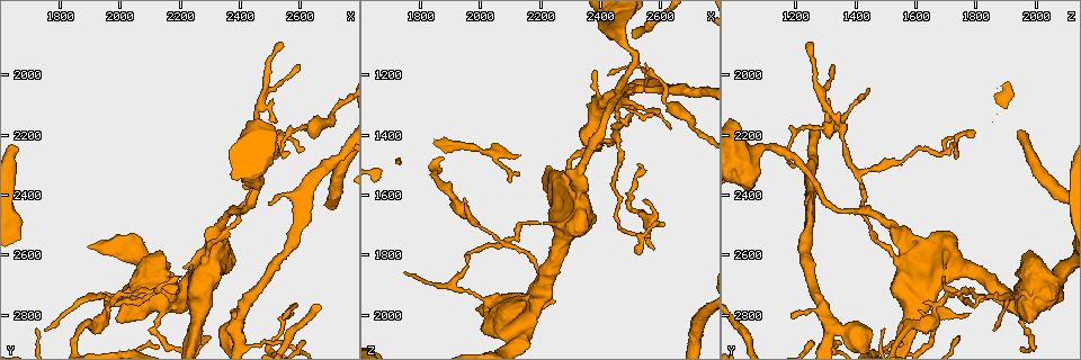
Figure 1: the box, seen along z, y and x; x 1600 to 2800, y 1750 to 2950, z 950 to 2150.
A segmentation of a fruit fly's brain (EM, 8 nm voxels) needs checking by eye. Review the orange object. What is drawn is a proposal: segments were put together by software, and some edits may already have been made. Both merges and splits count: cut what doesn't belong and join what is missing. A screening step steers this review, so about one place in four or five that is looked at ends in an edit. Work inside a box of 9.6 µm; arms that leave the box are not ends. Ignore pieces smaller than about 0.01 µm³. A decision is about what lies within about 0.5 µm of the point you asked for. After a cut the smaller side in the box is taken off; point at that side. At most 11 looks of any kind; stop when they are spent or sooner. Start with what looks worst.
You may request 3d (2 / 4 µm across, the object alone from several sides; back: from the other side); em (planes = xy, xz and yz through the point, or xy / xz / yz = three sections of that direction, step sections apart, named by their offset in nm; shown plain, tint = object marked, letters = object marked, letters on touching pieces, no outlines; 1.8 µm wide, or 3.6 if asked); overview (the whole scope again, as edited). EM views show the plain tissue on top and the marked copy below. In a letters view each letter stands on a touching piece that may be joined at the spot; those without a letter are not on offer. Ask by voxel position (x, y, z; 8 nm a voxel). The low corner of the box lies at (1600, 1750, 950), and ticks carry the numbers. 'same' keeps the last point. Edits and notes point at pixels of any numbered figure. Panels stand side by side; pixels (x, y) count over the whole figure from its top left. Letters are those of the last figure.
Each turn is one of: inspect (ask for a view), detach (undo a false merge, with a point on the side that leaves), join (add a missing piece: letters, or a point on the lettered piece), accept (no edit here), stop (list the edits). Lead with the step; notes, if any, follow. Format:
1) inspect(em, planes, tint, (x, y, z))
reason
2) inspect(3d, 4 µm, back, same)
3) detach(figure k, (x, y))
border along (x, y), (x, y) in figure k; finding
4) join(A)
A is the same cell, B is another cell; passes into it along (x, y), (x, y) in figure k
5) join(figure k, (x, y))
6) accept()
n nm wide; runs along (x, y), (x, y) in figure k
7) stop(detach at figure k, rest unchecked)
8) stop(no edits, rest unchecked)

inspect(em, yz, step 4, tint, (2510, 2250, 1180))
abrupt turn

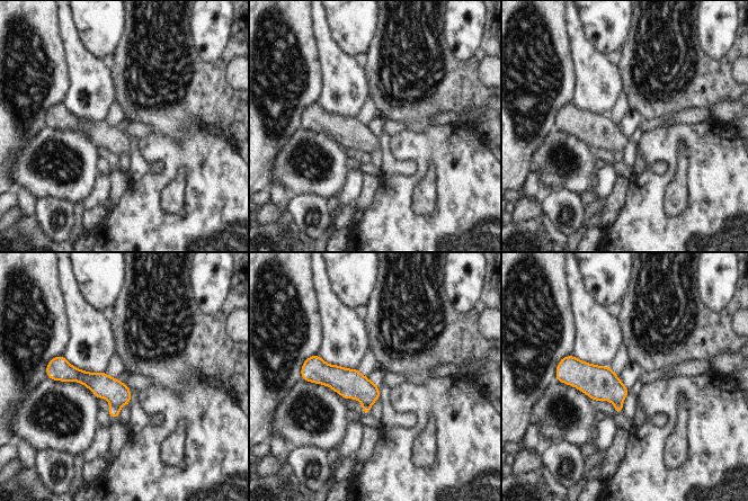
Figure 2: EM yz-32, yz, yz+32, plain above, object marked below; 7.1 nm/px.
inspect(em, yz, step 4, letters, same)
see the neighbours

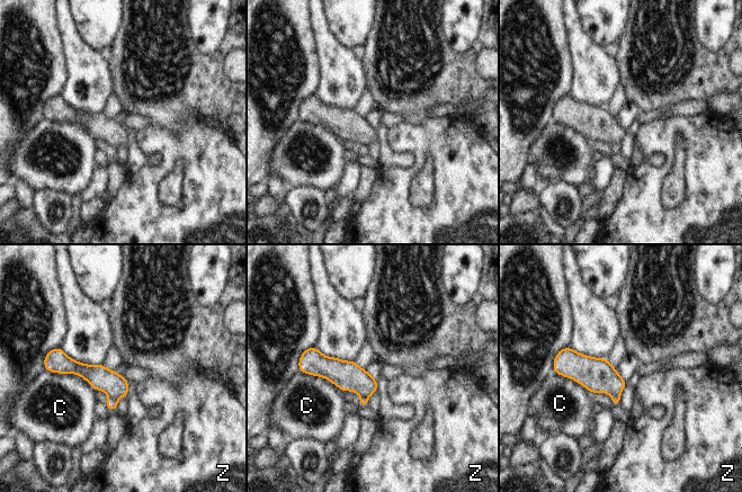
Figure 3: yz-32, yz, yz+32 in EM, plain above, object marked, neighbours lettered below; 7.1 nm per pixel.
detach(figure 3, (112, 403))
C and Z are other cells; border along (109, 396), (114, 396), (117, 400) in figure 3; two cells meet here

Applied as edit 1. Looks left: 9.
inspect(em, 3.6 µm, planes, letters, (2380, 2460, 1420))
three arms meet

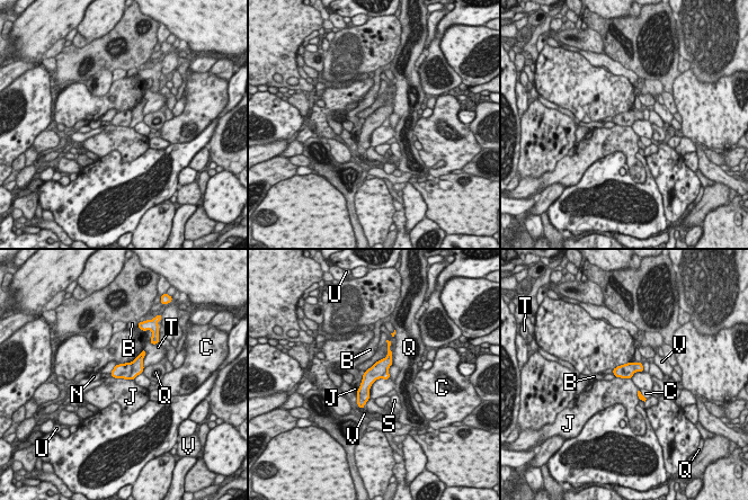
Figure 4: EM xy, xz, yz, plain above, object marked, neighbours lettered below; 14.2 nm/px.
detach(figure 4, (137, 367))
B, C, J, N, Q, S, T, U and V are other cells; border along (131, 363), (131, 374), (127, 377) in figure 4; a second cell is stuck on

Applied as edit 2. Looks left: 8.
stop(detach at figure 3, detach at figure 4, rest unchecked)

